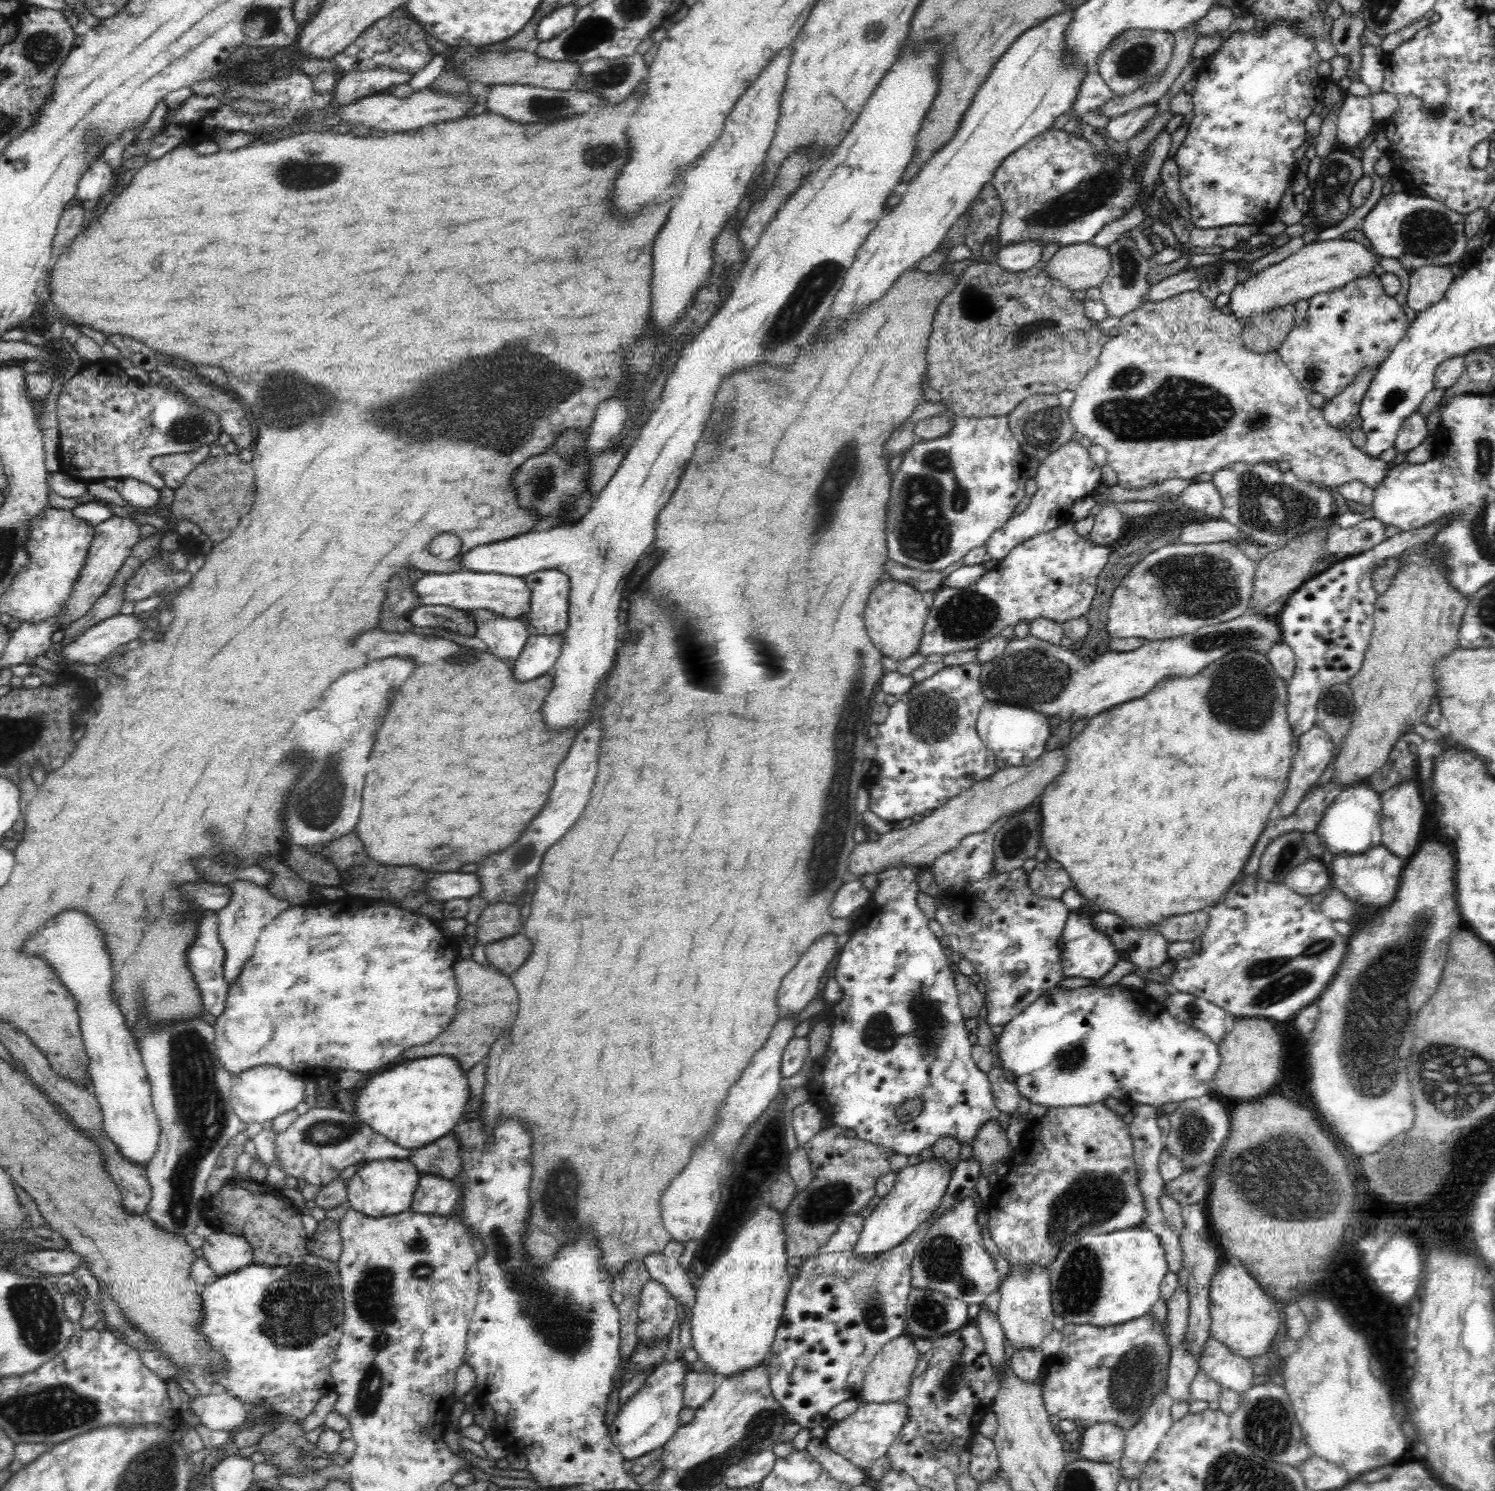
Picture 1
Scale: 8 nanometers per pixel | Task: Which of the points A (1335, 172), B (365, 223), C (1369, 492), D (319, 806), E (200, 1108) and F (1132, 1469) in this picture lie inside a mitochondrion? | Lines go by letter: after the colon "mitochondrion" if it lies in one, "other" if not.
A: mitochondrion
B: other
C: other
D: mitochondrion
E: mitochondrion
F: other

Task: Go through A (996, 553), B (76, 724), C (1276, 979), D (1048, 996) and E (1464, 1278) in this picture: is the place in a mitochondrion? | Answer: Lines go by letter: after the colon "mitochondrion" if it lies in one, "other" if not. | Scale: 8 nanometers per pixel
A: other
B: other
C: mitochondrion
D: other
E: other

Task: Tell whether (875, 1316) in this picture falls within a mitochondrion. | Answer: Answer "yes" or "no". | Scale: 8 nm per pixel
yes

